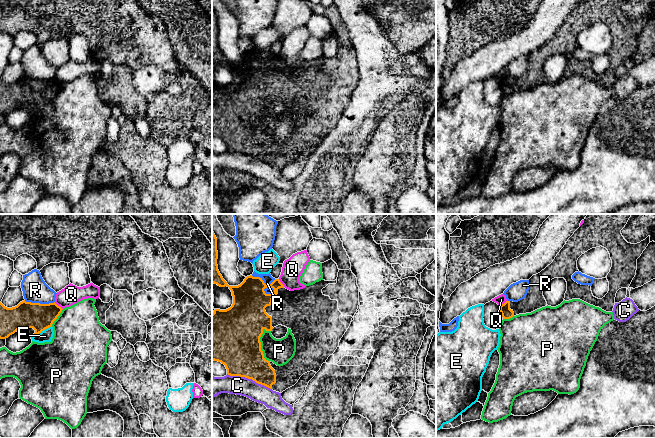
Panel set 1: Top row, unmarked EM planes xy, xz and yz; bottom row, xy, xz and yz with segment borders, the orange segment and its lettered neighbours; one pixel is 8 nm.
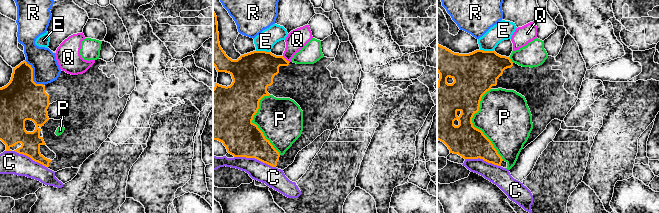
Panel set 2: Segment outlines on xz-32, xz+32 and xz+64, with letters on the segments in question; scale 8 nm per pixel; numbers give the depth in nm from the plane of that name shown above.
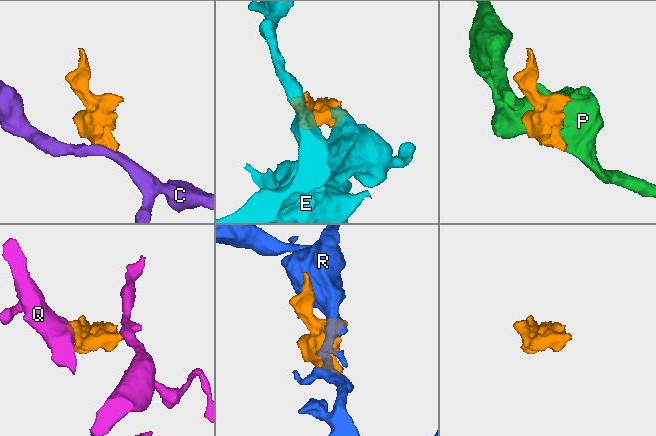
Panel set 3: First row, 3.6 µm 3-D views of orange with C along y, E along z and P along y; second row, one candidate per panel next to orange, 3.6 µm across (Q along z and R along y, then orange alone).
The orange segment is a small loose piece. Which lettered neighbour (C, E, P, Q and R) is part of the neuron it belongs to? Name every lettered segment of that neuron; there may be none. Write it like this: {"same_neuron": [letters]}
{"same_neuron": []}

